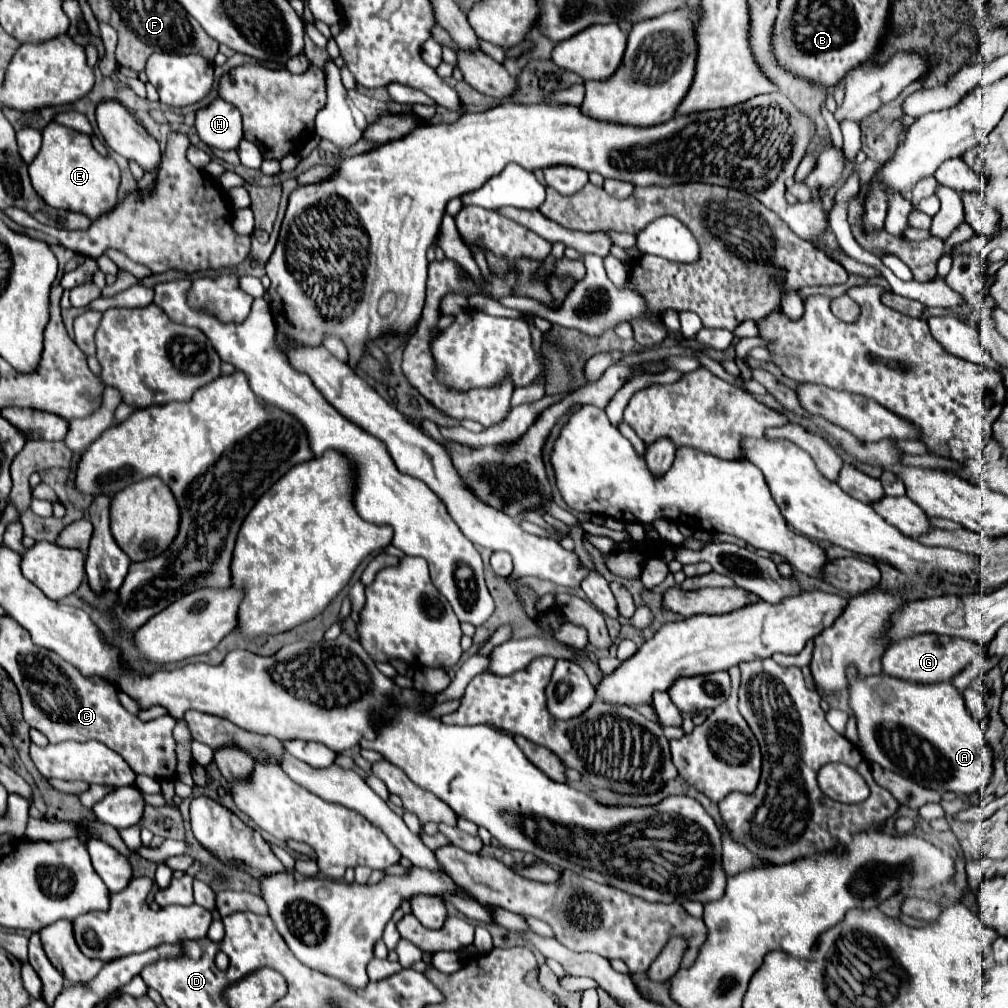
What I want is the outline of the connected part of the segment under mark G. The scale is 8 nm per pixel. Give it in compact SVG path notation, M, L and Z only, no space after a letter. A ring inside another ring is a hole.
M923 633L893 643L883 653L881 665L883 665L883 673L889 677L897 677L911 683L941 683L941 681L951 681L963 667L967 667L975 657L979 657L983 649L985 647L975 641L953 639L953 637L947 639L945 635Z

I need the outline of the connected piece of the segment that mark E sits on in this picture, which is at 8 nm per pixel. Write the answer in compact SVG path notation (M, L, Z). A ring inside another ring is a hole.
M59 123L43 129L43 147L29 165L29 177L33 189L57 209L69 209L97 219L117 203L119 167L111 157L103 157L91 145L91 139L75 129L67 129Z

